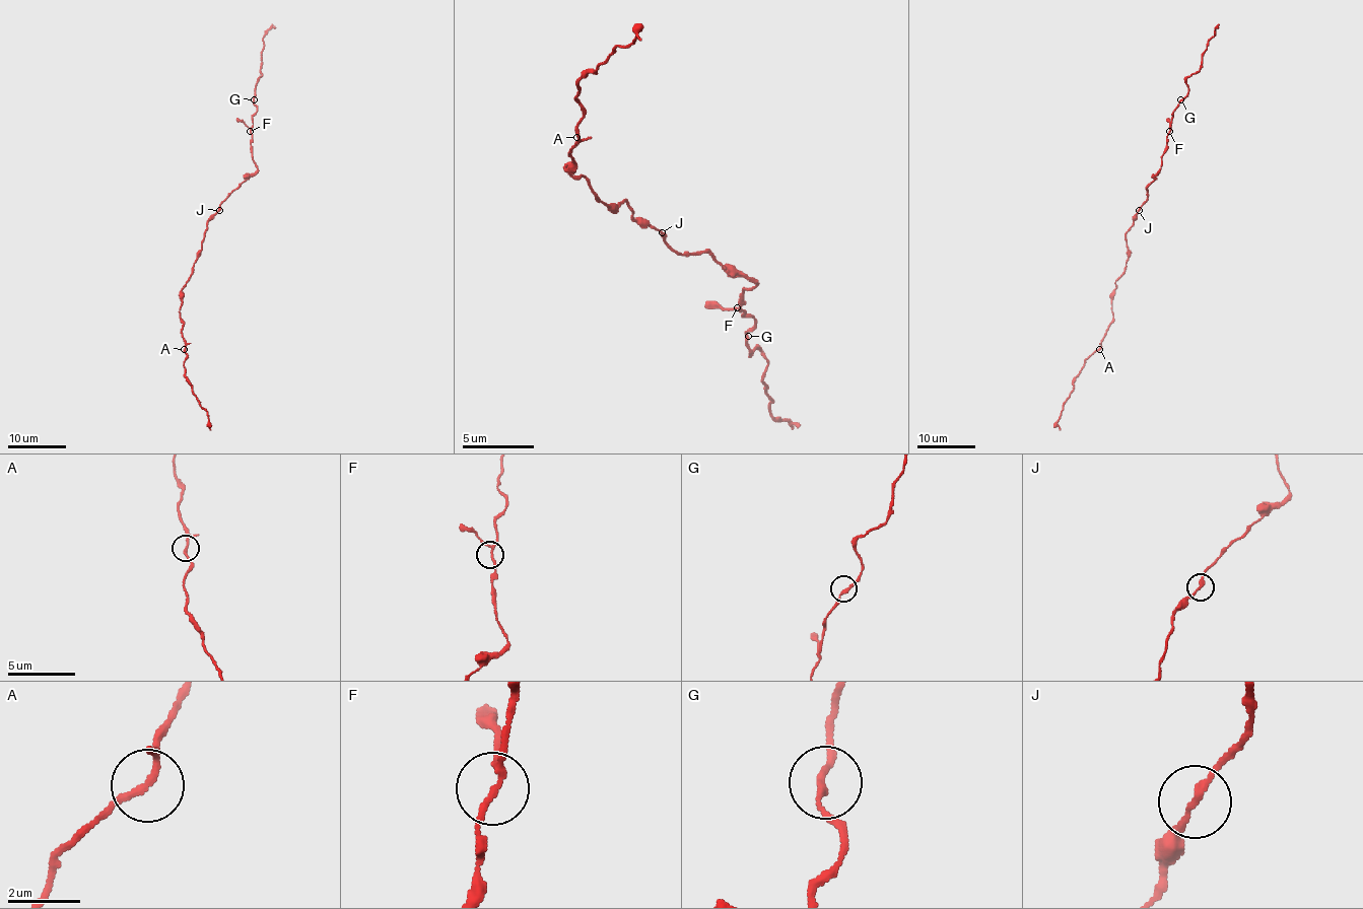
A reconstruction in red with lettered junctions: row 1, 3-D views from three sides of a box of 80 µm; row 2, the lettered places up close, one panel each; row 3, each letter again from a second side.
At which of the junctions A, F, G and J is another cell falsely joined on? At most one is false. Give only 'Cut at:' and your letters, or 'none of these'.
Cut at: none of these

